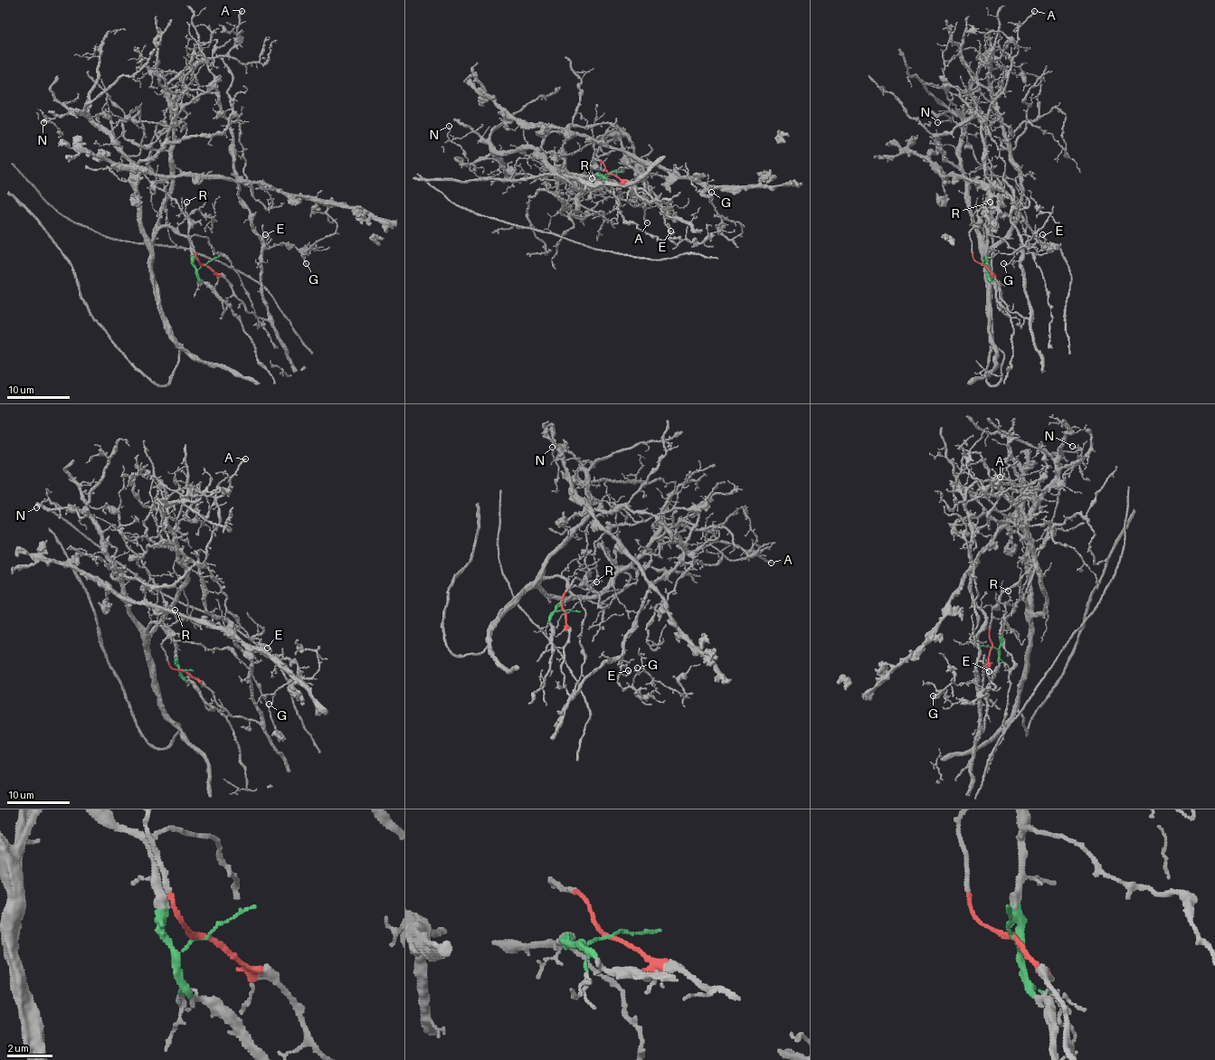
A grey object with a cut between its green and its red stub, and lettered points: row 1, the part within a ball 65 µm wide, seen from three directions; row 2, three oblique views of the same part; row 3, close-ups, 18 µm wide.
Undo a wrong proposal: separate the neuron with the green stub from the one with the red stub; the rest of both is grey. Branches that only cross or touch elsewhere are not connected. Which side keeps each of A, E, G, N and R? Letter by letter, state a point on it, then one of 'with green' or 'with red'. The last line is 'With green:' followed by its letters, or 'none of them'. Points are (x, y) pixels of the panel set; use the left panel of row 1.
A: (242, 11) | with red
E: (265, 234) | with red
G: (306, 263) | with red
N: (43, 122) | with green
R: (186, 202) | with green
With green: N, R

